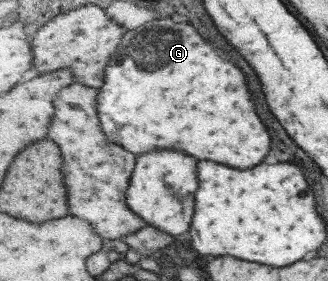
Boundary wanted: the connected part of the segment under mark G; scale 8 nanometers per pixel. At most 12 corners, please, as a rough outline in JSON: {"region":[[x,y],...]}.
{"region":[[192,23],[128,32],[97,106],[136,155],[252,169],[272,135]]}

